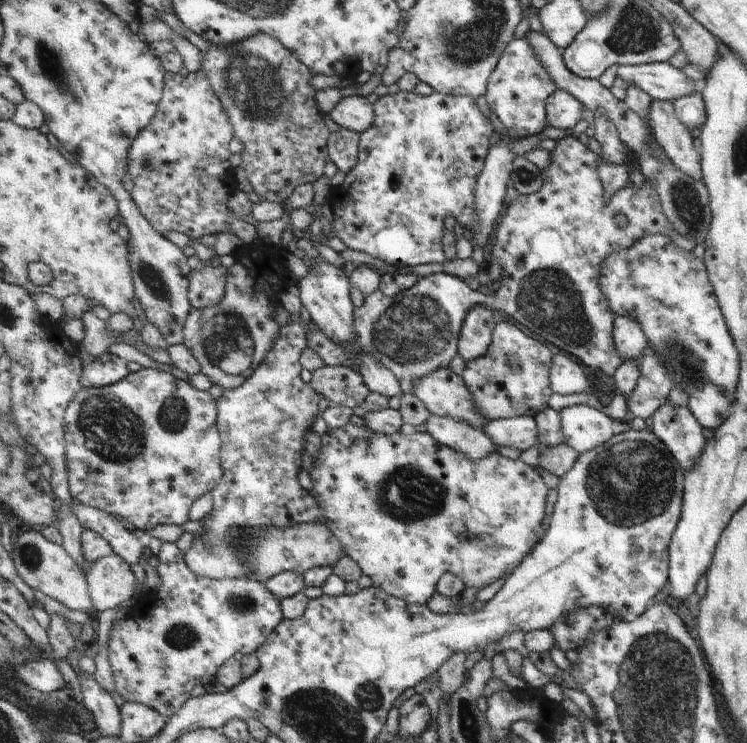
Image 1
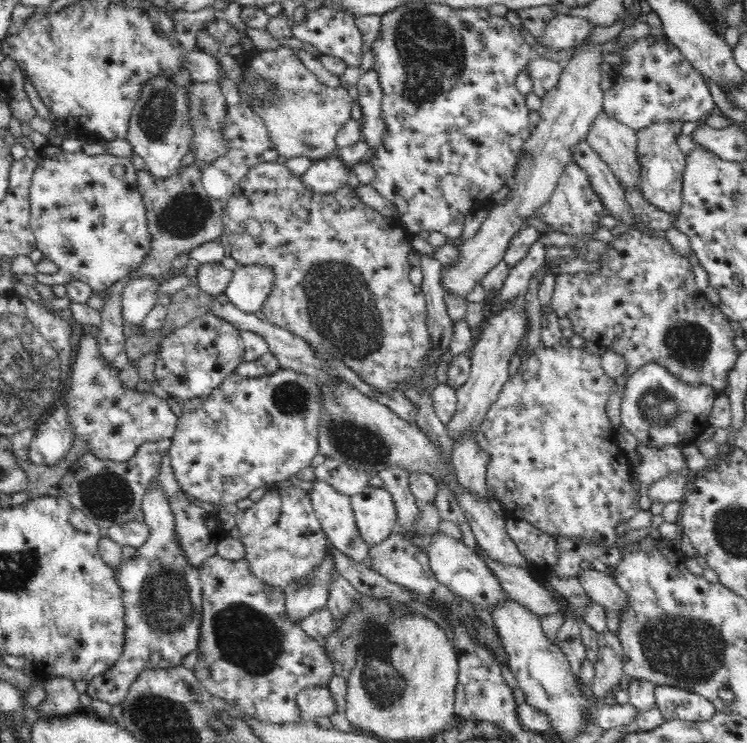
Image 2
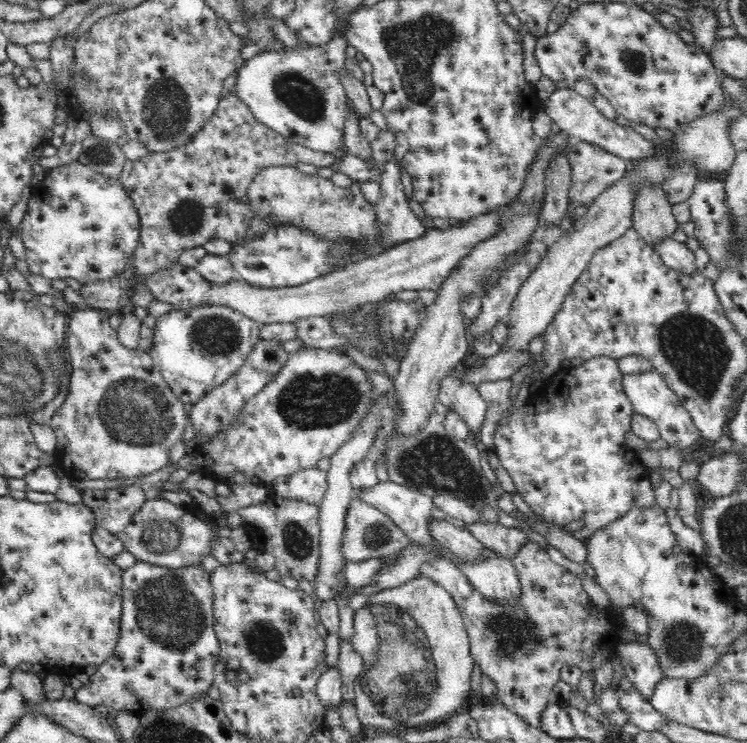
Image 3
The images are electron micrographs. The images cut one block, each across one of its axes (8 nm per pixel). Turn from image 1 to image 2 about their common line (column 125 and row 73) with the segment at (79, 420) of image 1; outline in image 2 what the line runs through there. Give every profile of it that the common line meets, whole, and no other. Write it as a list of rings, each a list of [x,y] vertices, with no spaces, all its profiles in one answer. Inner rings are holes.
[[[410,2],[404,6],[398,6],[392,12],[386,12],[382,16],[382,32],[376,36],[376,42],[372,44],[372,52],[376,56],[376,64],[372,66],[378,76],[380,76],[380,84],[384,88],[384,98],[382,98],[382,122],[386,124],[386,130],[382,132],[382,144],[378,144],[376,150],[370,150],[368,160],[372,164],[372,168],[376,170],[376,178],[372,180],[372,188],[386,200],[394,202],[398,206],[398,222],[406,228],[406,232],[410,232],[412,236],[416,236],[422,230],[436,230],[440,234],[444,234],[448,238],[448,242],[454,242],[456,238],[462,236],[462,228],[464,228],[464,220],[470,214],[472,208],[484,204],[486,200],[490,200],[490,196],[498,194],[502,188],[514,188],[516,180],[514,180],[514,172],[516,172],[516,164],[518,164],[518,154],[522,150],[522,146],[526,144],[526,140],[532,136],[530,130],[530,108],[526,106],[526,96],[522,96],[516,90],[516,76],[520,72],[524,72],[524,66],[530,64],[530,60],[536,56],[534,50],[530,50],[530,46],[526,46],[526,40],[522,38],[520,30],[514,28],[512,22],[508,22],[508,18],[500,18],[500,16],[490,16],[490,10],[482,8],[468,8],[468,10],[452,10],[450,6],[442,6],[442,4],[424,4],[424,2]]]

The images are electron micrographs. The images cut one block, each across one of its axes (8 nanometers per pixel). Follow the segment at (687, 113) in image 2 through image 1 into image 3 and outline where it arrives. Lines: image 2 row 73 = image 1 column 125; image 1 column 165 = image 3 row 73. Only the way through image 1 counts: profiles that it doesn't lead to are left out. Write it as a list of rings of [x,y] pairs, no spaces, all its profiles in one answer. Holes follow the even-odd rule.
[[[598,2],[582,4],[578,10],[572,10],[566,22],[556,34],[542,36],[536,40],[536,60],[542,66],[542,74],[554,84],[568,80],[576,84],[578,80],[588,80],[596,90],[608,98],[616,108],[618,116],[622,114],[630,122],[646,124],[650,128],[666,128],[670,132],[698,122],[702,116],[716,114],[724,108],[726,96],[722,90],[722,78],[712,64],[712,58],[702,52],[696,44],[686,44],[678,32],[664,28],[652,14],[634,2]]]

